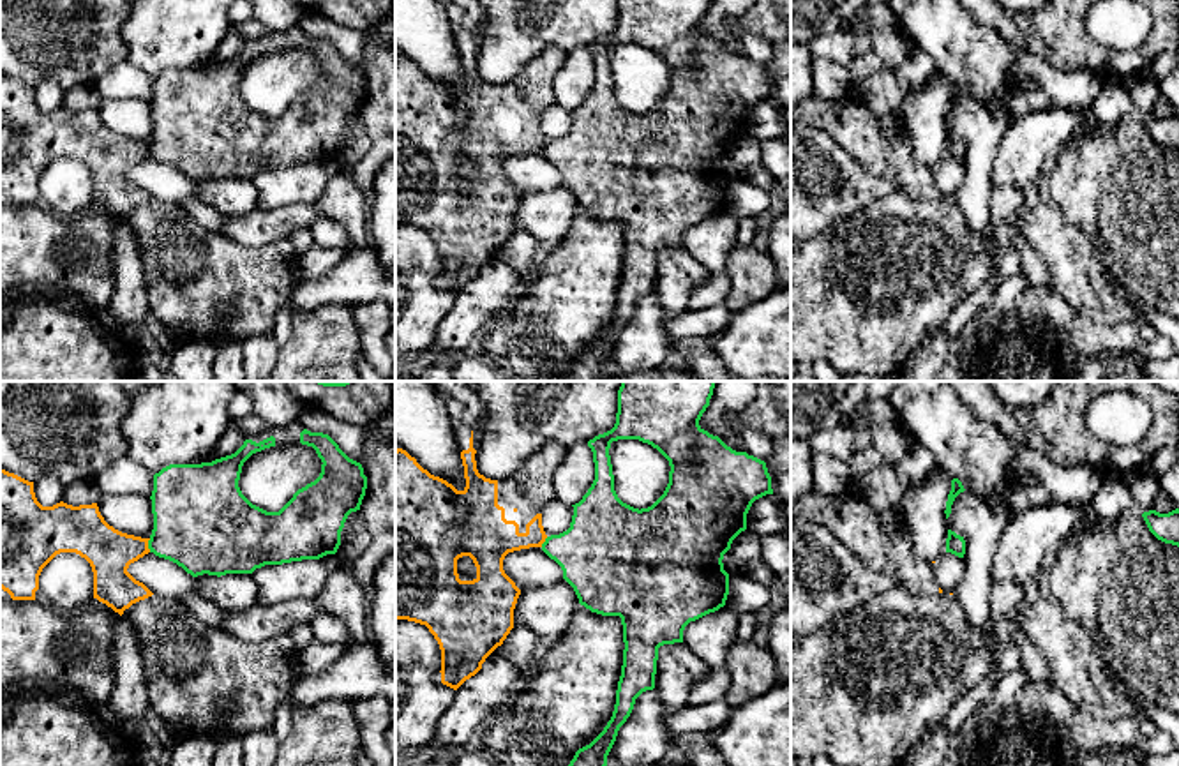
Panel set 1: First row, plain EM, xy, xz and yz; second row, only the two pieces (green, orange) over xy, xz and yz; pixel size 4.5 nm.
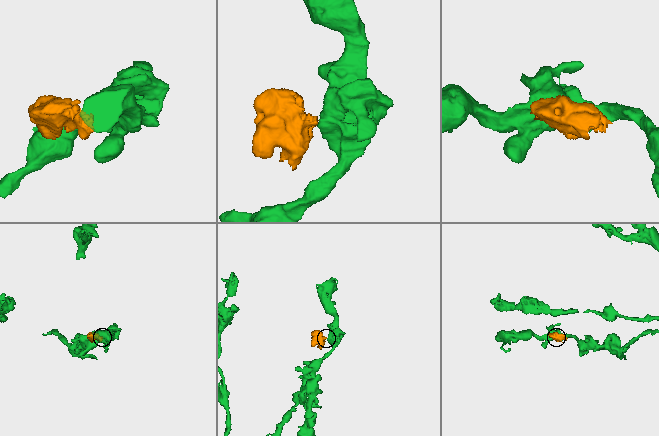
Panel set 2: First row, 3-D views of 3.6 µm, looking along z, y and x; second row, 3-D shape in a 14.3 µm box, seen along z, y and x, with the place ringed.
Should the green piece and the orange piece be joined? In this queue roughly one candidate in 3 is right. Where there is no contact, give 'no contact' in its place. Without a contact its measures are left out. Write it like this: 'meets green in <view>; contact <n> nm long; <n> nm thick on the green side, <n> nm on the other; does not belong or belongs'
meets green in xy; contact 60 nm long; 420 nm thick on the green side, 200 nm on the other; does not belong

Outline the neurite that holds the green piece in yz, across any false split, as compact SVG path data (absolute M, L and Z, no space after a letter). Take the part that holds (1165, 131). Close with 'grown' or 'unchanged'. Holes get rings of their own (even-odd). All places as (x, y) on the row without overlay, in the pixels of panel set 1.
M1179 113L1160 118L1156 115L1149 115L1142 118L1149 136L1161 146L1172 148L1179 152Z; unchanged

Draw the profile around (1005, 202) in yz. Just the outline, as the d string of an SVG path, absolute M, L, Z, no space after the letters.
M994 185L990 194L990 226L1013 217L1024 208L1024 189Z

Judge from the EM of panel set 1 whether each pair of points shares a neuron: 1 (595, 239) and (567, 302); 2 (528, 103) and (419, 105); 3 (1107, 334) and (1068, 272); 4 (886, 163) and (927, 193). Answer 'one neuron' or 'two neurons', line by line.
1: one neuron
2: one neuron
3: two neurons
4: one neuron

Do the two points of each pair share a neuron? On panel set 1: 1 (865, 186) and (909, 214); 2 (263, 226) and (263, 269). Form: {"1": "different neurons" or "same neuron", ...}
{"1": "different neurons", "2": "different neurons"}

